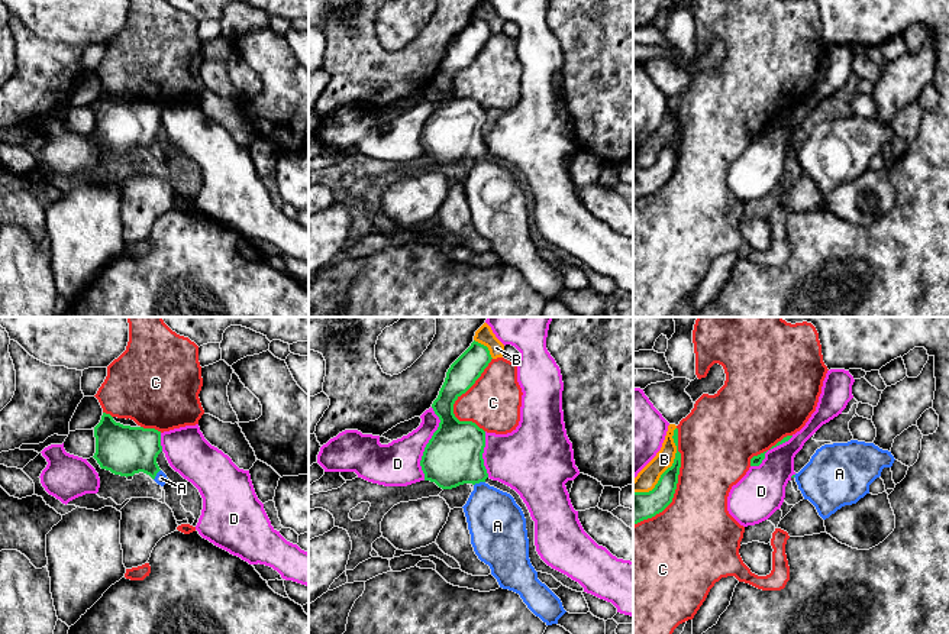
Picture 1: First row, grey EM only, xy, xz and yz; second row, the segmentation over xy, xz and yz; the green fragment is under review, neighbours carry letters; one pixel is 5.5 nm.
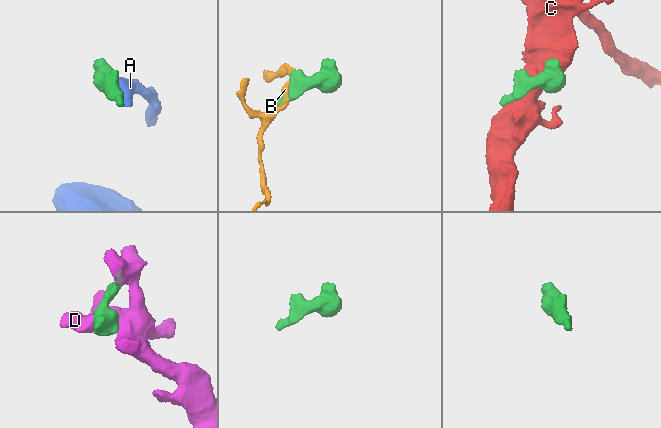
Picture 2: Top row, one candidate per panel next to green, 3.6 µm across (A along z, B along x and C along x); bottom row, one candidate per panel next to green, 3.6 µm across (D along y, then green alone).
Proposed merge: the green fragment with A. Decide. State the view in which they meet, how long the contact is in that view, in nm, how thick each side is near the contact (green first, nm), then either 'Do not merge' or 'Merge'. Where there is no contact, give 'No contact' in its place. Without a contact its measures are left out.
Touches green in xz. Shared border 70 nm. Thickness 320 nm (green) against 320 nm. Merge

